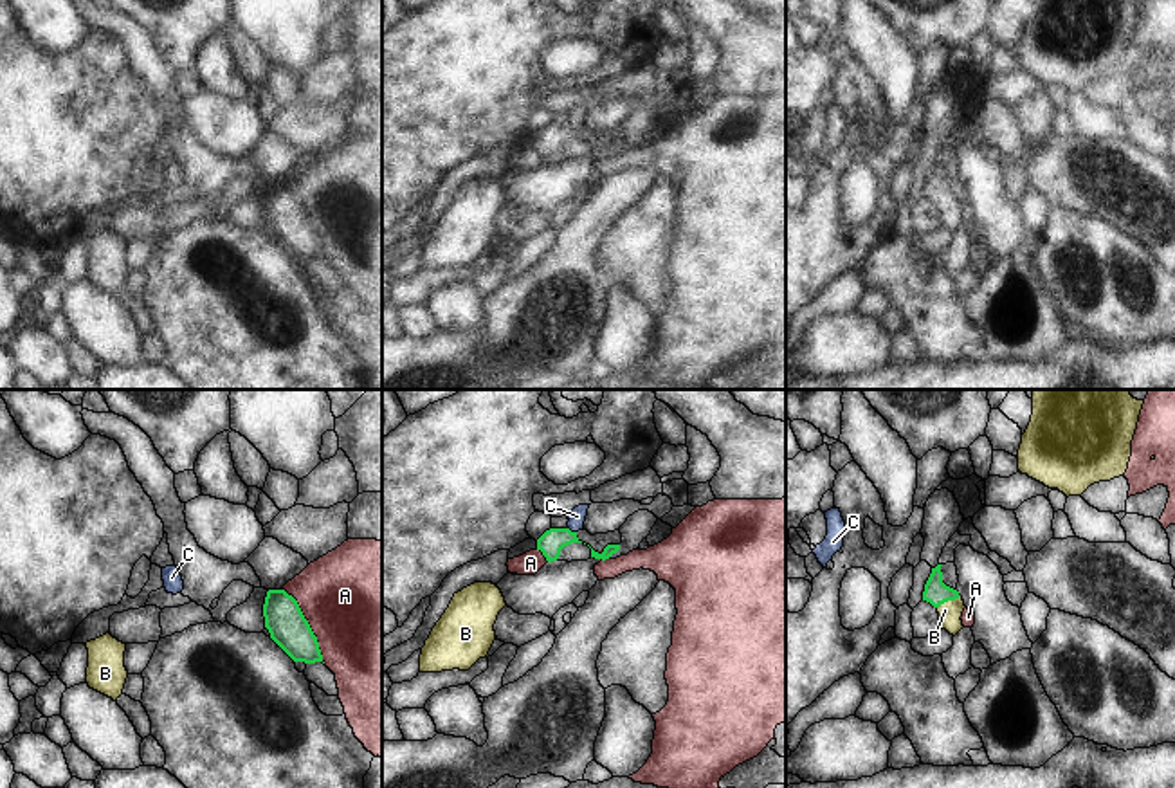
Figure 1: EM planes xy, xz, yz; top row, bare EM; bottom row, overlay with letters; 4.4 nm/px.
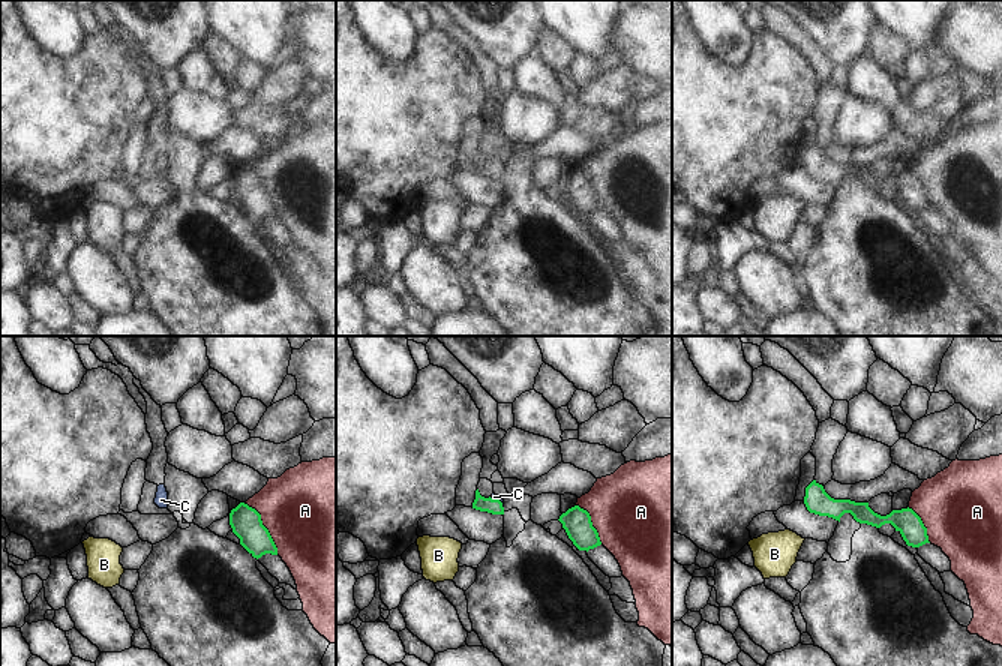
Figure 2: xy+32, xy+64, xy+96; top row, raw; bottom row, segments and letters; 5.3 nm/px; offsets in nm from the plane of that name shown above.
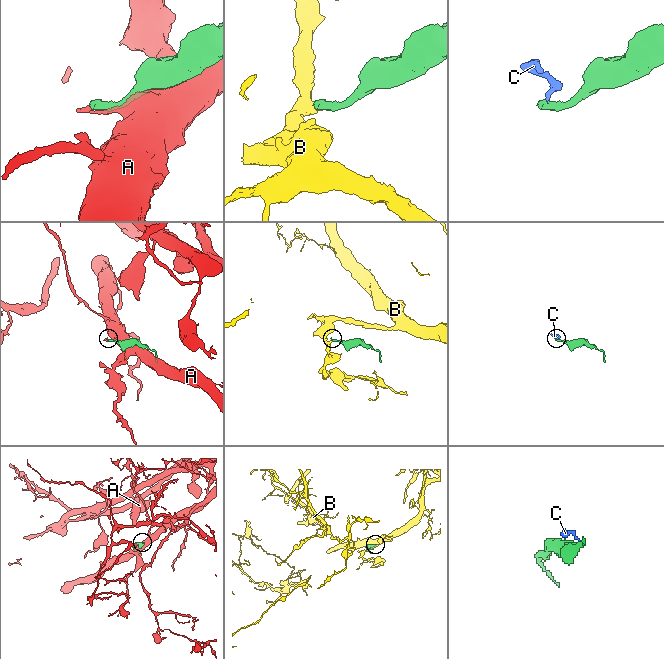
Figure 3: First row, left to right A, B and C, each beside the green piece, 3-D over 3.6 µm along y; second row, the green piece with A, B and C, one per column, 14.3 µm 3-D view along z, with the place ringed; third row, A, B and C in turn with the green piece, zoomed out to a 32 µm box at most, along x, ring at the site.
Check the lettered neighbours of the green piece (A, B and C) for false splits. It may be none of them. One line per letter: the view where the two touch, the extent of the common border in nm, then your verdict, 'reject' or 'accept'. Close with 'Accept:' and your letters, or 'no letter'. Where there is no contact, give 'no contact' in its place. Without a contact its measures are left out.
A: xy | 380 nm | reject
B: yz | 120 nm | accept
C: xz | 50 nm | accept
Accept: B, C

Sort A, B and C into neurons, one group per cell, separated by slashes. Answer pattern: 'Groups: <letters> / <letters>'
Groups: A / B C.

